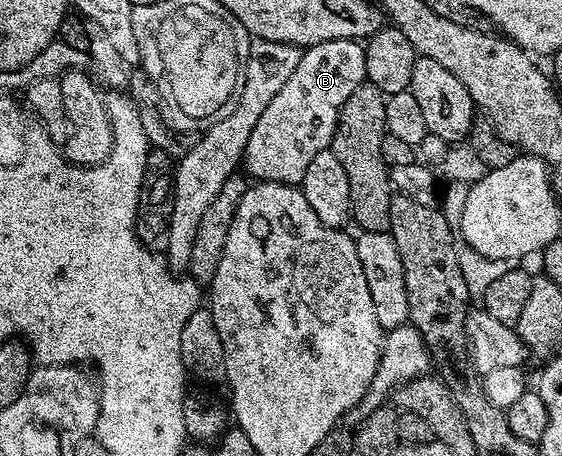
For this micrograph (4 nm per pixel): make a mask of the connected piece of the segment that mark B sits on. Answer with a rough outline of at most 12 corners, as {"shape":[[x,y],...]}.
{"shape":[[357,40],[309,46],[253,127],[255,182],[301,186],[366,81]]}

